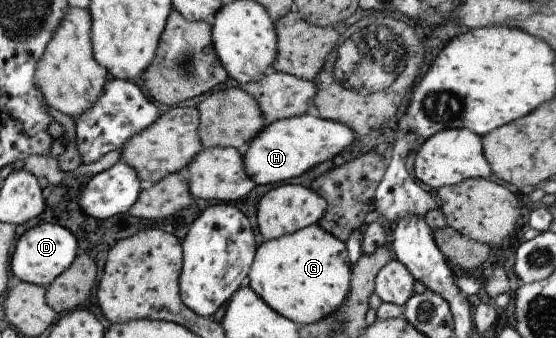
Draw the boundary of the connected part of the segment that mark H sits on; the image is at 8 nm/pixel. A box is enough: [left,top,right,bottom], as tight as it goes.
[241,111,353,184]

